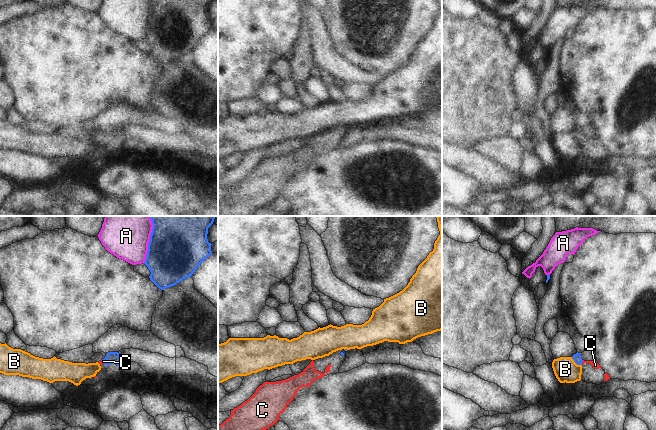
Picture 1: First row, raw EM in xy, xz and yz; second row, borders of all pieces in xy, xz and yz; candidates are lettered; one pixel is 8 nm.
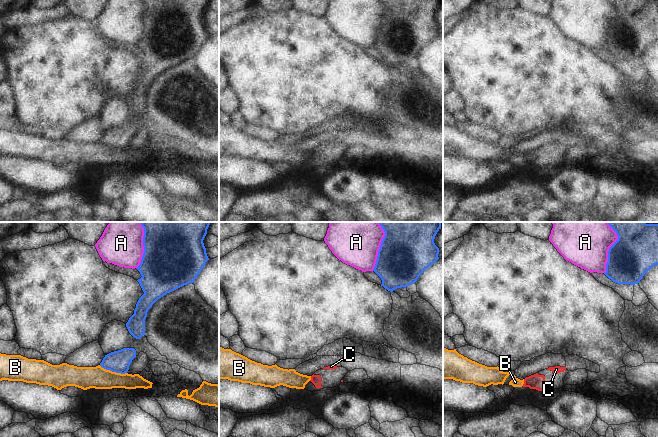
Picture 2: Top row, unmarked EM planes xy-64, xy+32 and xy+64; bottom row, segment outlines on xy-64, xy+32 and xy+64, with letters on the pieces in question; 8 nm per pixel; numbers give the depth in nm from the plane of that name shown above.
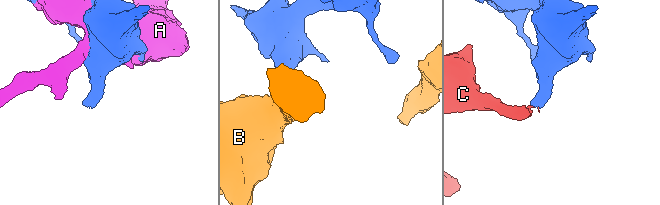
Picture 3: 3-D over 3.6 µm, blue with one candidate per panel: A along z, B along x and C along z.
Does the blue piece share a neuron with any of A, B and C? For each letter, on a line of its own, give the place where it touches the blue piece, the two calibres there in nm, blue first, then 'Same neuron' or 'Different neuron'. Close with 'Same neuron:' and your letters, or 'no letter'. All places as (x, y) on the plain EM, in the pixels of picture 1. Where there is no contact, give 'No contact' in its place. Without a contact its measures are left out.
A: Touches blue at xy (148, 20). Thickness 440 nm (blue) against 300 nm. Different neuron
B: Touches blue at yz (576, 139). Thickness 70 nm (blue) against 190 nm. Different neuron
C: Touches blue at yz (581, 138). Thickness 70 nm (blue) against 50 nm. Same neuron
Same neuron: C.

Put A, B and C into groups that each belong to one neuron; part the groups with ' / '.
A / B / C

